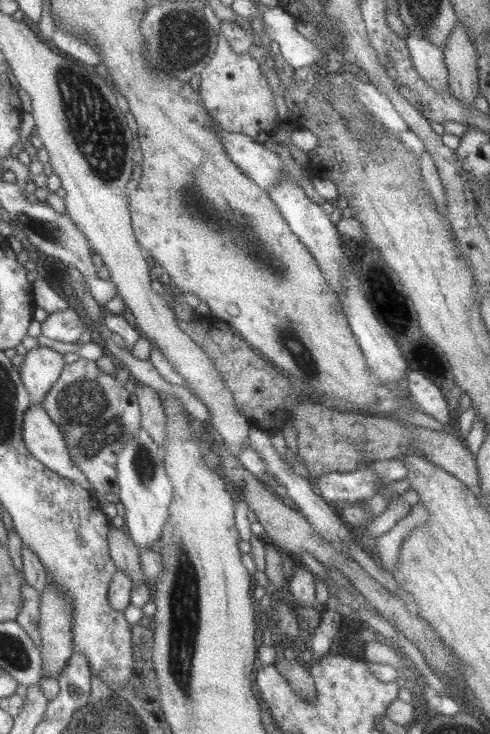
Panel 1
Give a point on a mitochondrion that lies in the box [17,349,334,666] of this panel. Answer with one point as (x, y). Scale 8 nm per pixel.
(97, 424)

